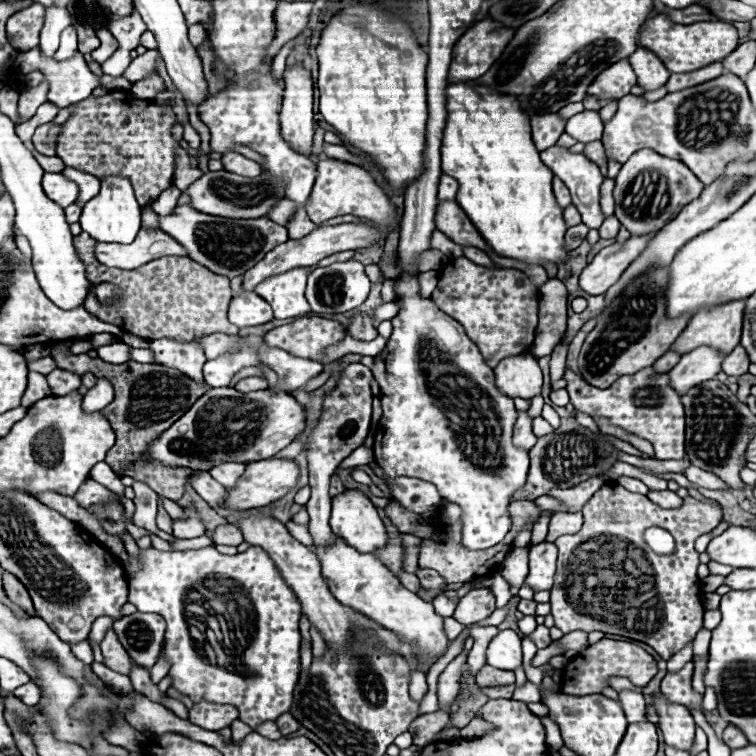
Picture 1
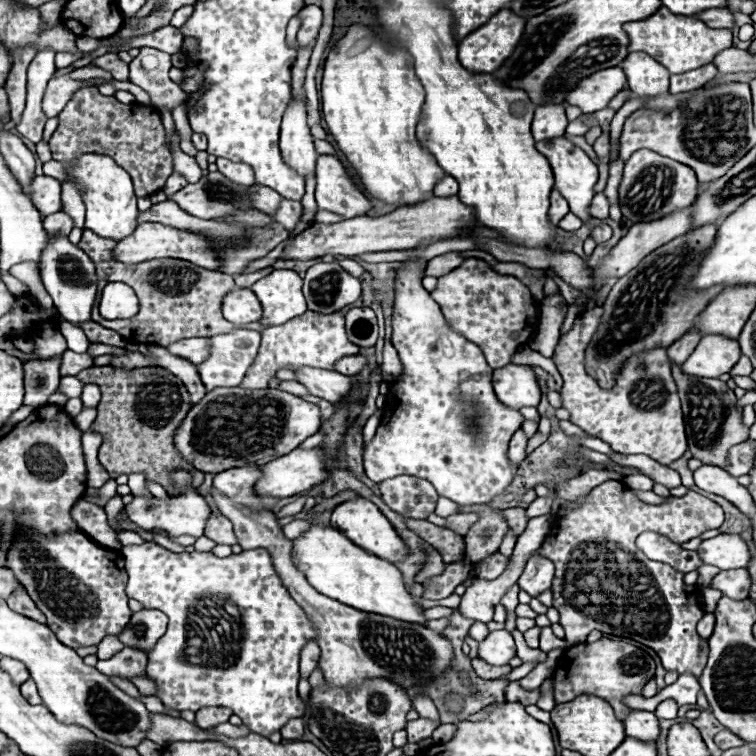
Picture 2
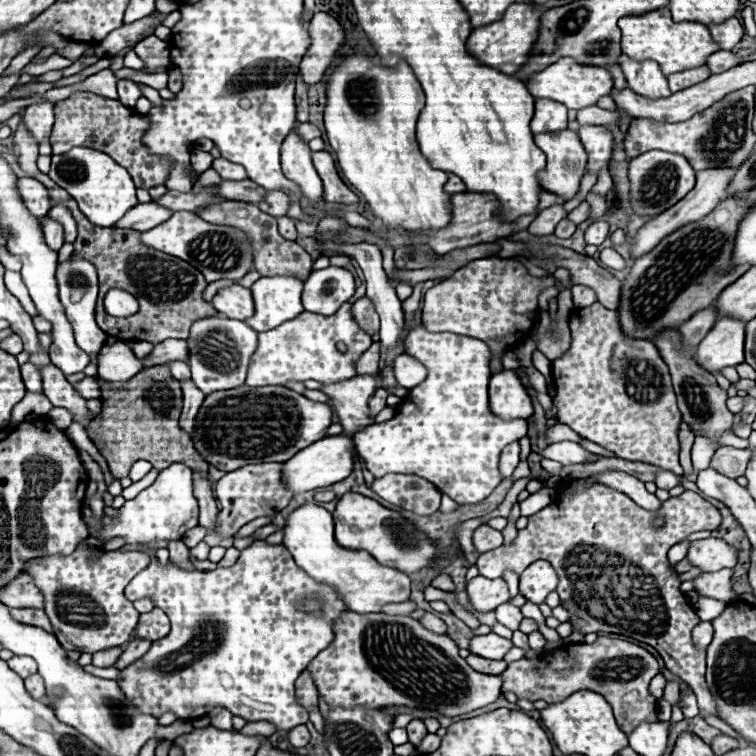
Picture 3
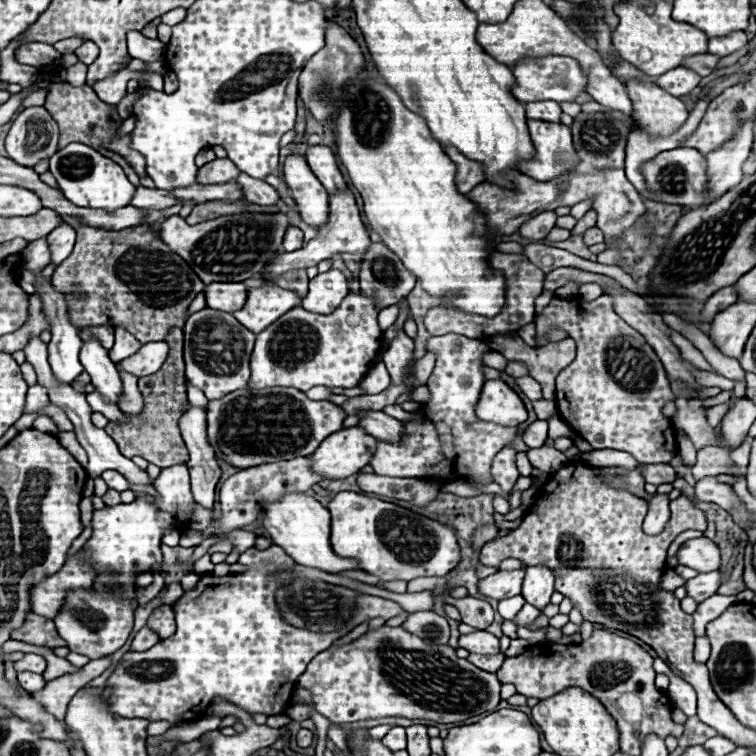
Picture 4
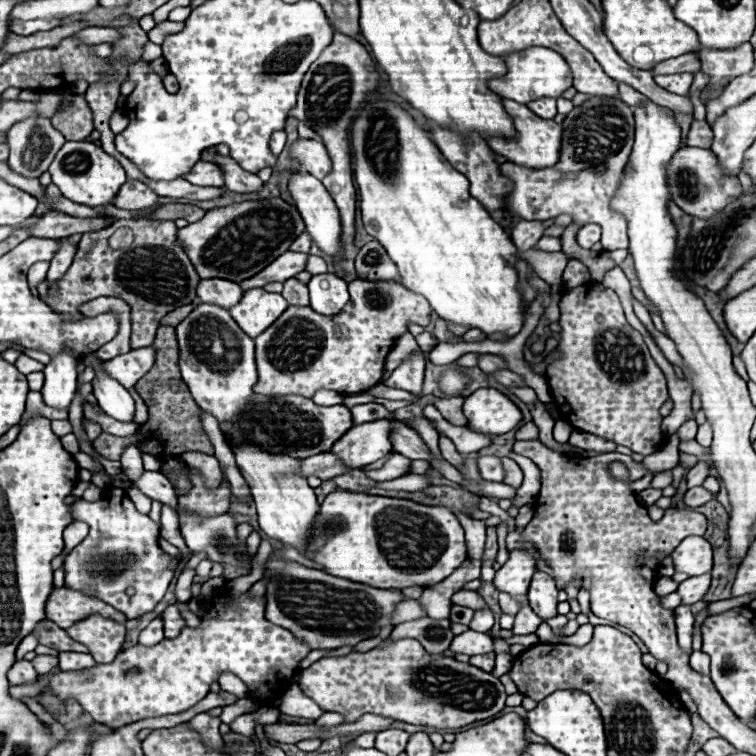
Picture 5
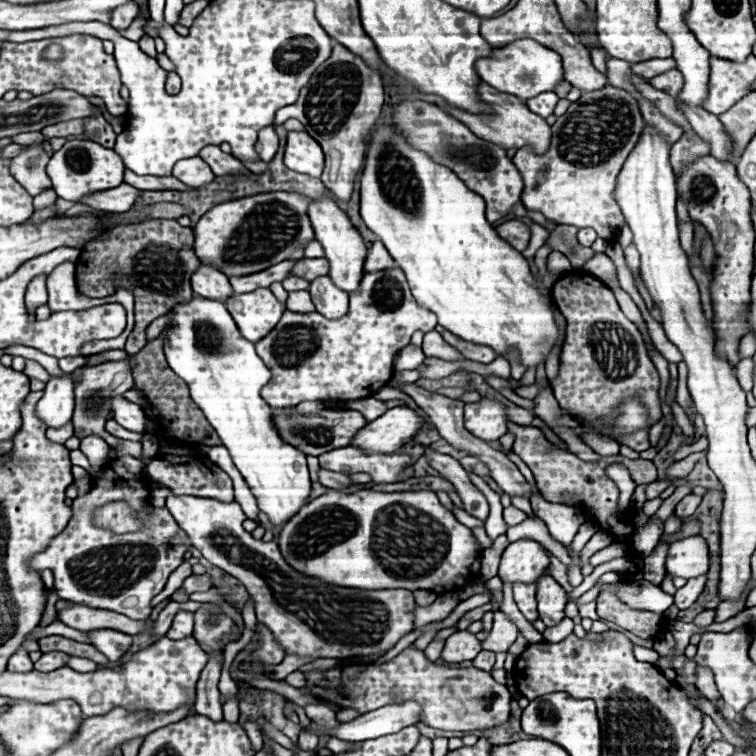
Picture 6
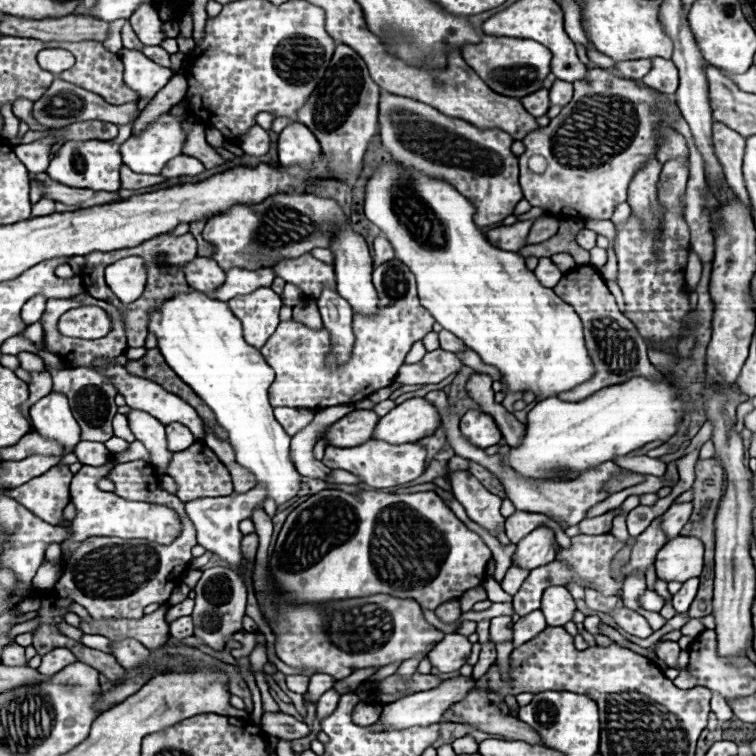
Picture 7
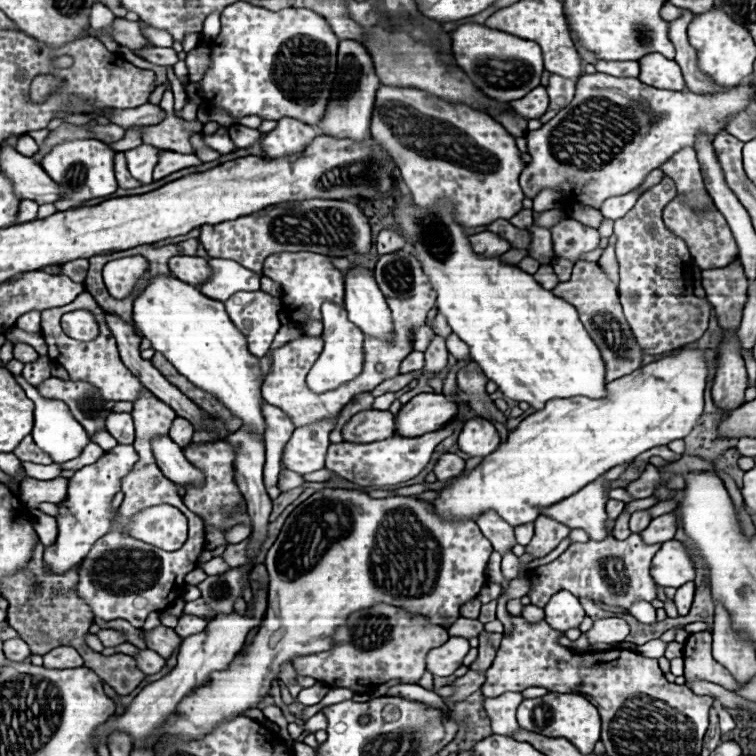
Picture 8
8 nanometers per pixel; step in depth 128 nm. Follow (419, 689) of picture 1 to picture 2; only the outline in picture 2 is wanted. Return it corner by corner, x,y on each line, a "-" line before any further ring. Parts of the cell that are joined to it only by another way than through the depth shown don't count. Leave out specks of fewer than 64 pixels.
418,694
418,696
414,698
414,710
416,710
422,718
428,718
428,720
432,720
432,722
438,722
438,720
440,720
436,706
434,706
432,700
430,700
428,696
424,696
424,694

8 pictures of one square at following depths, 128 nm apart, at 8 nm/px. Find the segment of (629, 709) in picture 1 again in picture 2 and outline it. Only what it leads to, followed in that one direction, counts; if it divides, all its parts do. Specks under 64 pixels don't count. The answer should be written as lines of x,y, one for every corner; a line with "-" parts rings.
634,710
632,716
624,720
624,726
626,726
626,736
632,736
636,740
656,742
660,736
660,722
654,716
654,712

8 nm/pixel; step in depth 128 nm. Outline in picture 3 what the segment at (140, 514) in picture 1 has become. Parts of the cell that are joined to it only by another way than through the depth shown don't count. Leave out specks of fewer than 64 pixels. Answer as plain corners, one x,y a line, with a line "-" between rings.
138,460
134,466
132,466
132,470
130,470
130,478
134,480
134,482
138,482
142,476
146,476
148,472
152,470
152,464
148,464
148,462
144,462
144,460

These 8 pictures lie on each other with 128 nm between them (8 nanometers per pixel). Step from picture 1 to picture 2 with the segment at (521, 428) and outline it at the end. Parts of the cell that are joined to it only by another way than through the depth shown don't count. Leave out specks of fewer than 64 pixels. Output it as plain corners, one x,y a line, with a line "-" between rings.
518,430
512,440
510,440
510,448
508,448
508,460
512,460
512,464
520,464
524,460
524,450
526,450
526,436
522,430

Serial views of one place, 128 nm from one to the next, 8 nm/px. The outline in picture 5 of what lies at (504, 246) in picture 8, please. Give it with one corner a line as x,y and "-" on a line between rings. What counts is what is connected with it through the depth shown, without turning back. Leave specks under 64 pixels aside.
520,220
518,224
510,226
510,238
520,252
530,250
542,238
542,232
544,224
540,220

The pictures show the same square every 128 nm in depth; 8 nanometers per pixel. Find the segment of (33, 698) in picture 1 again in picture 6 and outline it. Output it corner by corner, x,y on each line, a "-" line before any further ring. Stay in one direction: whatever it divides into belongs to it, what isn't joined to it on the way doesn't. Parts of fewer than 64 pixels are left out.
22,648
18,652
14,652
10,656
10,660
8,660
8,670
10,672
30,672
32,670
32,662
28,658
28,652
22,650

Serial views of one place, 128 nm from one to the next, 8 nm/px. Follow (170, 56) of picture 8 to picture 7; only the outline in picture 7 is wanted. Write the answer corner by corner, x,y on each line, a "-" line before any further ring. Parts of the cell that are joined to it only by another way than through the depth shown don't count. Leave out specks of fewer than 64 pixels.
124,24
124,28
122,28
122,44
124,44
124,48
138,50
138,52
142,52
142,48
144,48
144,44
136,38
134,30
130,28
130,24

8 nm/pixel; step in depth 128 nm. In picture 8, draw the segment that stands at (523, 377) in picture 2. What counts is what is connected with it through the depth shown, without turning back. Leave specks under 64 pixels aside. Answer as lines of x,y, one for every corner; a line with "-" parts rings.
474,418
464,422
458,436
458,446
470,458
484,458
492,454
500,444
498,430
484,418

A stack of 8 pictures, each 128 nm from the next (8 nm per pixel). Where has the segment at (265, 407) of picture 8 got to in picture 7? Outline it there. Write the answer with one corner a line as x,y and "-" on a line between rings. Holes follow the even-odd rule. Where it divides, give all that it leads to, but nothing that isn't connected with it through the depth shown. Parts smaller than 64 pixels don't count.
276,408
276,410
274,410
276,420
282,424
282,428
284,428
290,436
294,436
302,426
310,424
314,414
316,414
314,410
296,410
296,408
294,408
294,410
292,410
292,408
-
260,484
260,486
256,486
254,490
250,490
246,494
232,494
232,496
224,496
224,498
200,498
200,500
188,502
186,504
186,512
188,512
188,516
192,518
192,522
196,526
198,544
204,546
206,550
214,552
222,560
226,560
232,568
238,568
238,570
244,570
244,572
252,572
256,564
248,562
242,556
242,550
240,550
242,534
240,534
238,524
242,520
250,518
252,512
254,512
254,508
260,506
266,496
268,496
266,488
264,488
264,484

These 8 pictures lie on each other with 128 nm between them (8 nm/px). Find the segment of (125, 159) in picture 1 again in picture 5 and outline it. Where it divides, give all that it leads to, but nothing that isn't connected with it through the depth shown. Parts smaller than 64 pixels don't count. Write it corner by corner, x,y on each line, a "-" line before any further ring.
76,94
60,108
56,116
52,116
52,126
64,134
66,140
86,140
92,130
92,112
84,100
84,94

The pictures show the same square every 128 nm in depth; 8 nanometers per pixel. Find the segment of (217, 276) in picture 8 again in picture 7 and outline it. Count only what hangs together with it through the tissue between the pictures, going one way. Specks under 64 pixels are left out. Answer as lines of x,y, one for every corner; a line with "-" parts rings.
230,268
226,272
226,282
210,292
212,298
216,300
230,300
238,294
250,294
262,286
270,286
274,280
272,268
260,268
260,270
242,270
242,268

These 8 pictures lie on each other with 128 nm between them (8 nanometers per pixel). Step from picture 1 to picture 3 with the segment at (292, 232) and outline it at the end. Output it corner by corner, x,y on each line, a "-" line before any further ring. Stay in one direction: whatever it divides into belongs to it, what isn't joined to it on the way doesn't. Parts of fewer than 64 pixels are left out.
268,192
266,200
260,204
260,210
270,216
286,216
286,210
290,206
290,198
284,192

